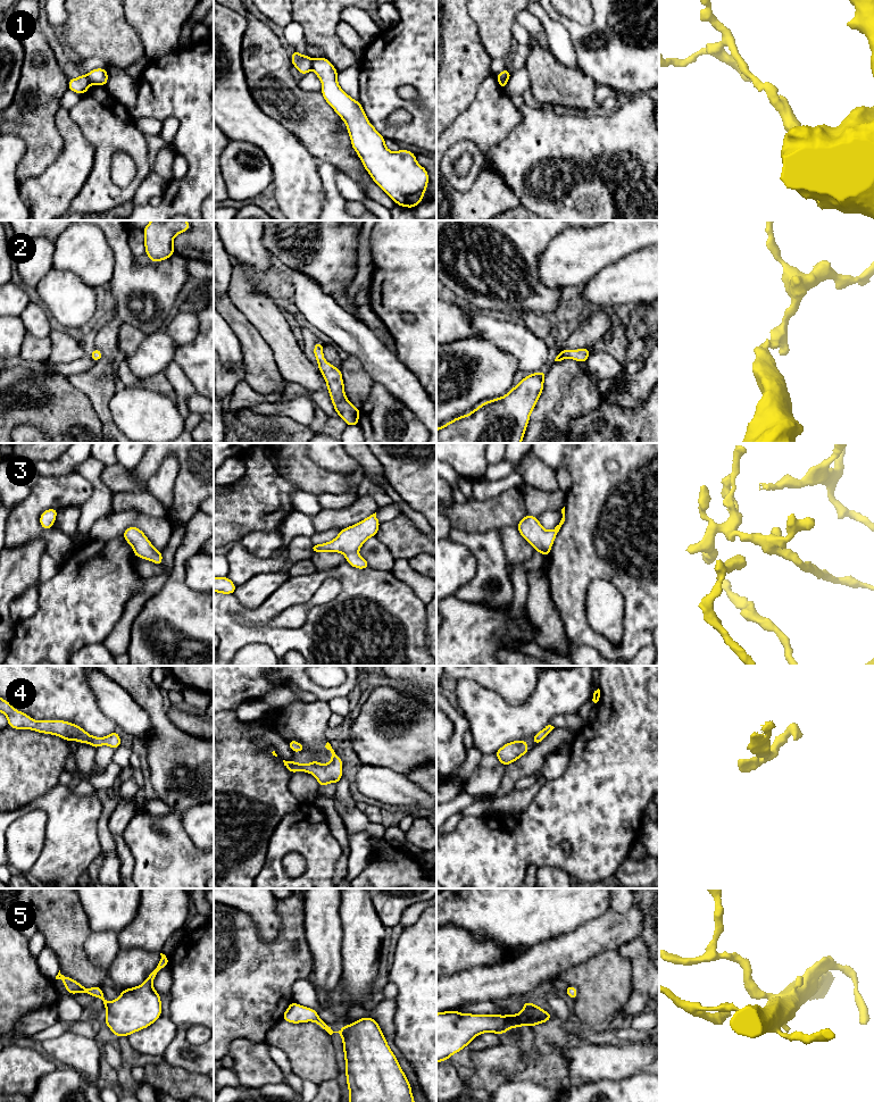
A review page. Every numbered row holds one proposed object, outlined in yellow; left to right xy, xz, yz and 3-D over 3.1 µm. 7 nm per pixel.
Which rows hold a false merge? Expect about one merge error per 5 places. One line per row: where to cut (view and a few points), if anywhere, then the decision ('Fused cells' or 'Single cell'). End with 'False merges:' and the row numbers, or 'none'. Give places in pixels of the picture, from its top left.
1: Split along xz (313, 59), (310, 68). Fused cells
2: No split. Single cell
3: No split. Single cell
4: No split. Single cell
5: No split. Single cell
False merges: 1

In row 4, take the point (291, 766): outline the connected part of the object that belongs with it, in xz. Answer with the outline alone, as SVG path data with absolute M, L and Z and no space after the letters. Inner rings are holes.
M327 742L325 748L331 751L332 758L331 761L326 765L319 763L316 760L313 760L310 763L298 763L296 761L285 761L284 766L290 773L297 773L297 771L305 771L308 774L311 774L316 777L319 786L325 786L330 783L339 784L339 780L341 779L343 771L342 771L342 760L341 758L334 752L331 744Z

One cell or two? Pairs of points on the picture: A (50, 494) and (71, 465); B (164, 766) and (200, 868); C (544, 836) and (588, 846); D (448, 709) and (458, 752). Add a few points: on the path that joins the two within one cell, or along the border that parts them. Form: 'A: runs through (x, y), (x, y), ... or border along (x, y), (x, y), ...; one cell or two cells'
A: border along (74, 472), (67, 475), (40, 477); two cells
B: border along (171, 809), (182, 815); two cells
C: runs through (555, 834), (575, 834), (577, 836); one cell
D: runs through (458, 719), (458, 742); one cell

